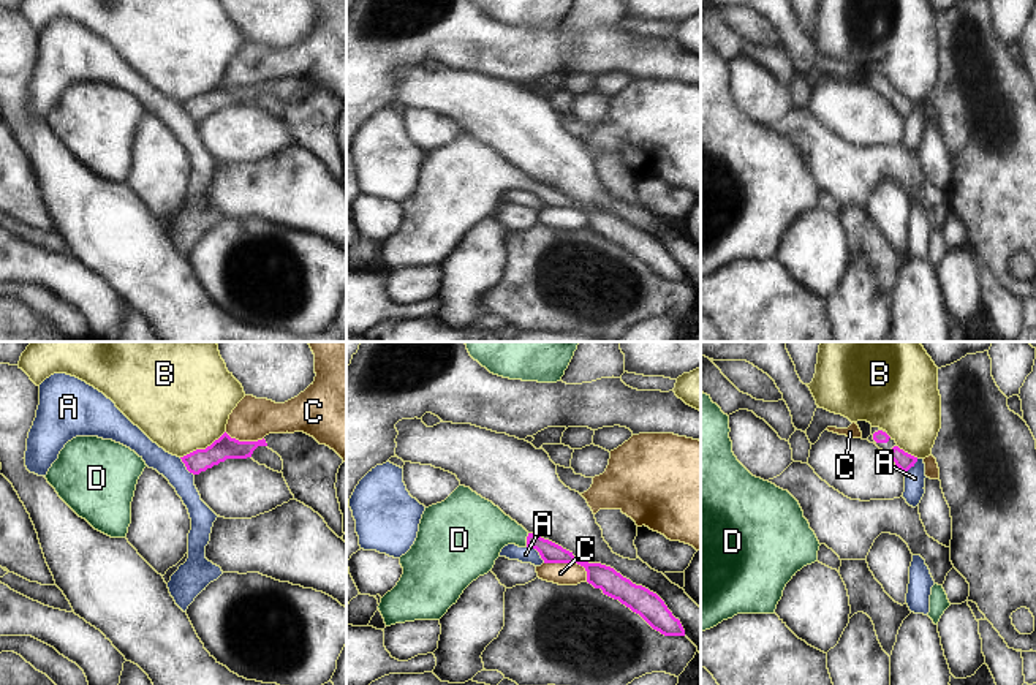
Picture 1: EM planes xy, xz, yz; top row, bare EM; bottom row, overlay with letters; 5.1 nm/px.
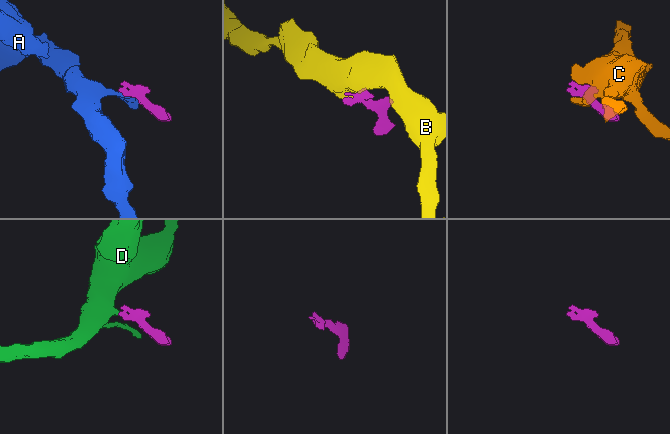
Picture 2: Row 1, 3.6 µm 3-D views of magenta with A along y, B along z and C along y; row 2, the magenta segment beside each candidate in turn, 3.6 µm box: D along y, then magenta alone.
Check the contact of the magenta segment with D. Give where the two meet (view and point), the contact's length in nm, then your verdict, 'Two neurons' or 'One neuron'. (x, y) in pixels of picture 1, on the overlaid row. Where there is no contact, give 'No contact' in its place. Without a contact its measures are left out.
Touches magenta at xz (527, 540). Shared border 70 nm. One neuron

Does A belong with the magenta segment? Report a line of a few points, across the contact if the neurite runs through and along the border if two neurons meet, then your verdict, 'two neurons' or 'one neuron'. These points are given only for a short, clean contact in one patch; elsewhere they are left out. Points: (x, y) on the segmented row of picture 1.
xz (525, 546), (532, 546), (544, 562) | two neurons

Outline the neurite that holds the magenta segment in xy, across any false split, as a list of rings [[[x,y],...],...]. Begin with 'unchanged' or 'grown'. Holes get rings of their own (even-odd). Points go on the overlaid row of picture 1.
unchanged; [[[226,432],[215,440],[206,449],[196,449],[183,457],[182,462],[185,464],[187,470],[193,475],[199,475],[226,459],[247,459],[251,457],[253,451],[258,446],[267,446],[266,440],[258,441],[239,441],[231,438]]]

